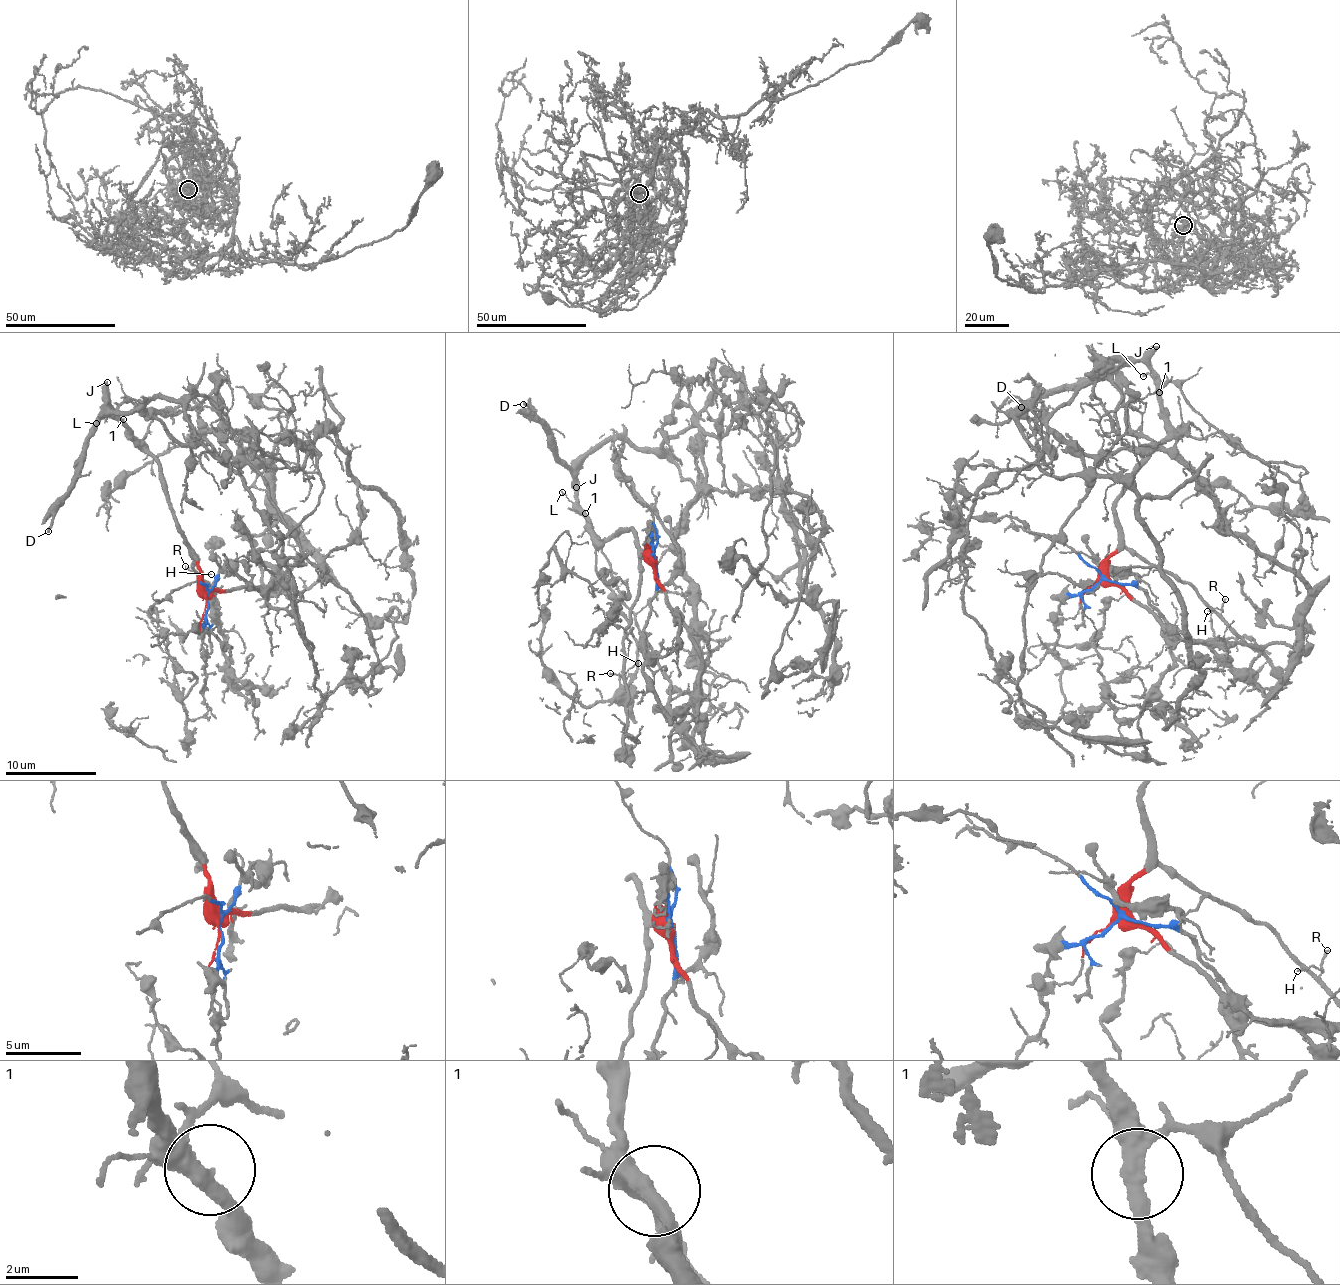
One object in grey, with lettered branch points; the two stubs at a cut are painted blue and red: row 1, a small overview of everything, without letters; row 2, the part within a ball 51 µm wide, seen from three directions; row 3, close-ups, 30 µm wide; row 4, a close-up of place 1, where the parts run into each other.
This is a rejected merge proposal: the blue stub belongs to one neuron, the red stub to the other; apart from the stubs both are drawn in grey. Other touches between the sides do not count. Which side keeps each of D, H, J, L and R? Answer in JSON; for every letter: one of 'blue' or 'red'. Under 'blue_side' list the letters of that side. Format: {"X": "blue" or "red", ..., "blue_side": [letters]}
{"D": "red", "H": "red", "J": "red", "L": "red", "R": "red", "blue_side": []}

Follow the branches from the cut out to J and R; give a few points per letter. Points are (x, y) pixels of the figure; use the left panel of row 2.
J: (208, 595), (165, 482), (144, 446), (120, 416), (113, 412), (106, 381)
R: (208, 595), (195, 556), (198, 558), (191, 567), (197, 577), (185, 566)

